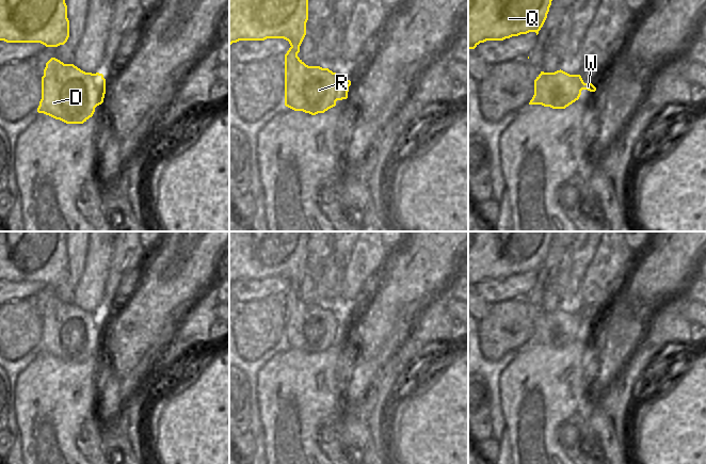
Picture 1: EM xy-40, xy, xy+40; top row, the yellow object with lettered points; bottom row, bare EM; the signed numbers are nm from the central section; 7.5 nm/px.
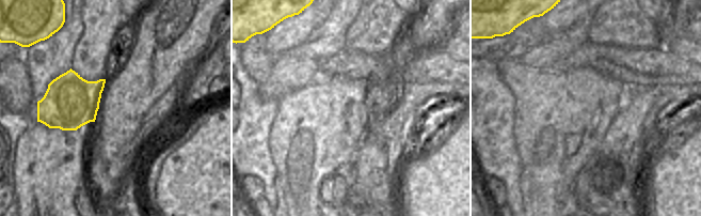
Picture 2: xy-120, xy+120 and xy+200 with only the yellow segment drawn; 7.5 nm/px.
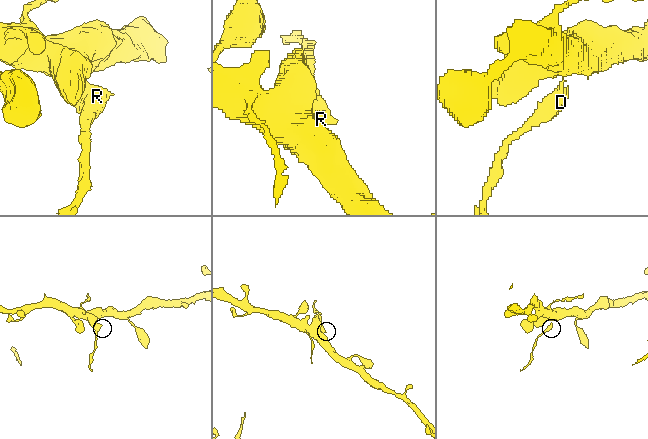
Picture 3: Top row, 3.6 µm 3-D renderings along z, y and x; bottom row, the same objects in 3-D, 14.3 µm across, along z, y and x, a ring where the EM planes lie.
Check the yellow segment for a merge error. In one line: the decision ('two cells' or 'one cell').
two cells

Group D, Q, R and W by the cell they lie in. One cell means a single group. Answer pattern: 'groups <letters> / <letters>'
groups D R W / Q

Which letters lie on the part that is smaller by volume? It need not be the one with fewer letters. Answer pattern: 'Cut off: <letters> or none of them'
Cut off: D, R, W.

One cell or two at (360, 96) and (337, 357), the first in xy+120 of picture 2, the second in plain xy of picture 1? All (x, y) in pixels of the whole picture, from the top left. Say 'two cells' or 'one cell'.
one cell

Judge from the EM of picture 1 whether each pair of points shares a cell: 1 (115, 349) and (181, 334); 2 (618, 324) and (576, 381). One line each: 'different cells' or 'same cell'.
1: different cells
2: different cells

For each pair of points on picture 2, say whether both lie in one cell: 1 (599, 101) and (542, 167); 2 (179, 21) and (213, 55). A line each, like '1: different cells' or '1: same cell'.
1: same cell
2: different cells

